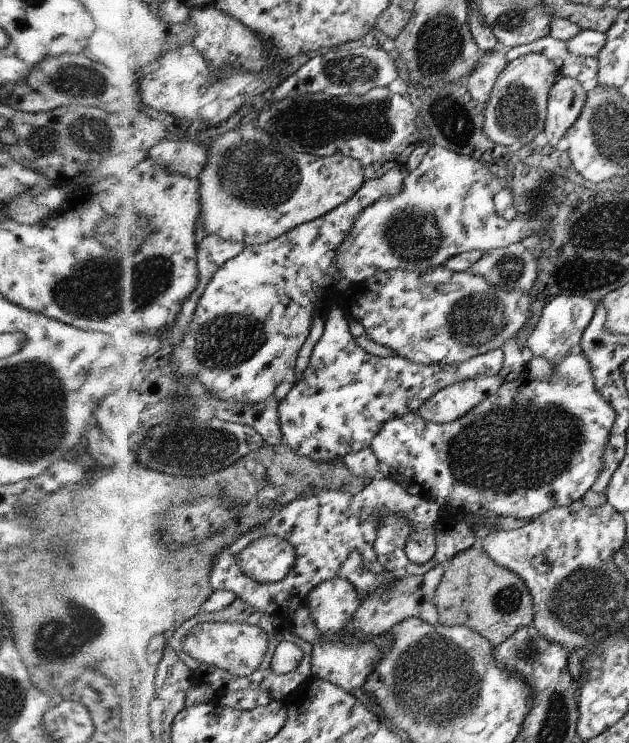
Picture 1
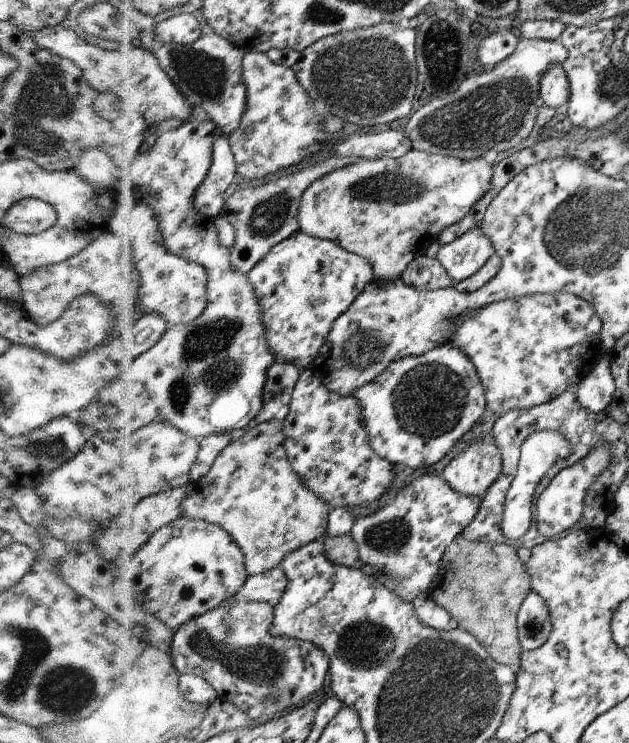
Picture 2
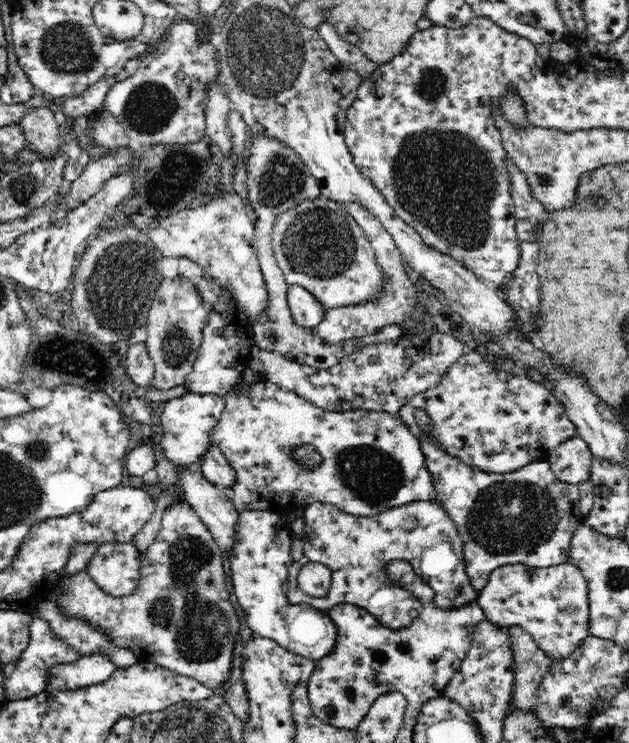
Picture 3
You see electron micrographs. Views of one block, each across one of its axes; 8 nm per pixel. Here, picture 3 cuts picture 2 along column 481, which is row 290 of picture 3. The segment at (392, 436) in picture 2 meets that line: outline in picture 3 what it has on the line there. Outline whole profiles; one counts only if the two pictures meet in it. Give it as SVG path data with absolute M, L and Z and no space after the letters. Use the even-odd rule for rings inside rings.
M346 203L346 212L353 216L357 225L365 232L375 252L379 267L387 275L386 285L382 294L375 300L367 301L366 304L342 306L342 308L326 309L321 322L311 328L313 336L317 336L324 345L334 346L346 340L359 338L376 333L384 324L396 324L402 322L404 316L412 314L412 302L414 302L414 290L410 280L406 278L402 266L400 266L400 251L396 248L393 236L384 228L384 225L362 204Z

